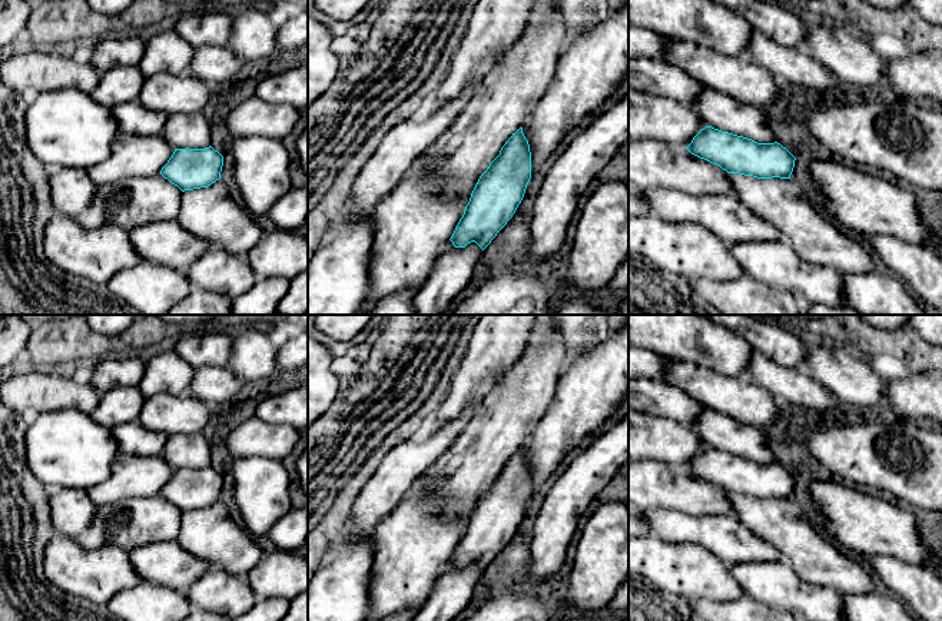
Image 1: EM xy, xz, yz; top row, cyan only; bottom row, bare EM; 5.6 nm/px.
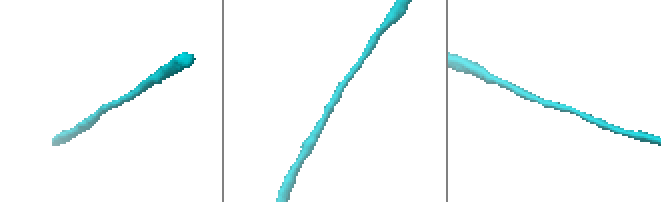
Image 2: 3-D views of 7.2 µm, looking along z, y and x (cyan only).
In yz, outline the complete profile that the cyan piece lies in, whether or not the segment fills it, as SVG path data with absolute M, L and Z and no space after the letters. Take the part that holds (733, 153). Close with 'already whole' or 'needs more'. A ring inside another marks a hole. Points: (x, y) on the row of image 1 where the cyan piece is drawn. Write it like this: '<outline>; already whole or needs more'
M712 126L701 129L686 149L691 155L720 166L727 173L757 179L790 179L796 160L777 142L757 143Z; already whole

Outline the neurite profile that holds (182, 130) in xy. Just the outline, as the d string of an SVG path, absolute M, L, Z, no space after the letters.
M202 112L170 114L162 136L173 149L205 149L212 145L210 126Z

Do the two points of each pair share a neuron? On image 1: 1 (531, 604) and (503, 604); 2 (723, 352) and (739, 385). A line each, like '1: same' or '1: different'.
1: same
2: different

